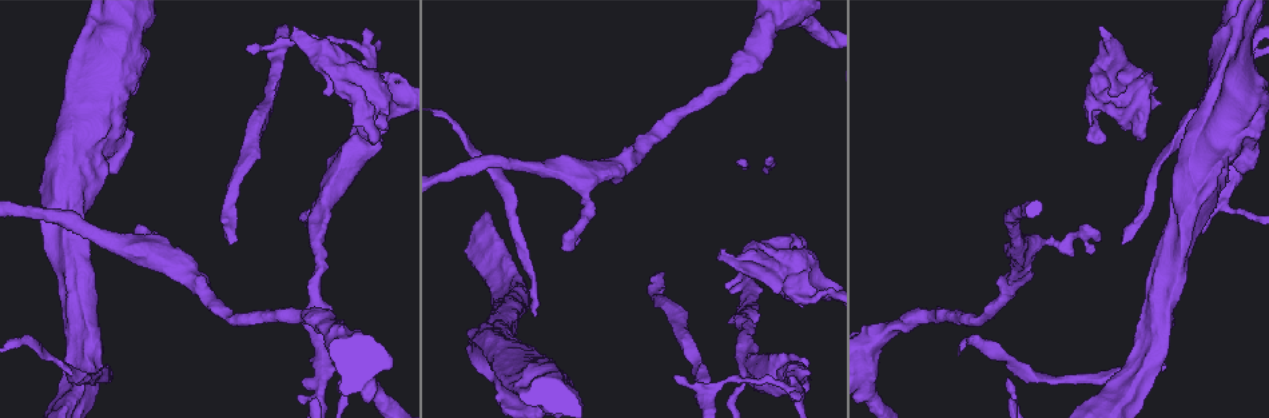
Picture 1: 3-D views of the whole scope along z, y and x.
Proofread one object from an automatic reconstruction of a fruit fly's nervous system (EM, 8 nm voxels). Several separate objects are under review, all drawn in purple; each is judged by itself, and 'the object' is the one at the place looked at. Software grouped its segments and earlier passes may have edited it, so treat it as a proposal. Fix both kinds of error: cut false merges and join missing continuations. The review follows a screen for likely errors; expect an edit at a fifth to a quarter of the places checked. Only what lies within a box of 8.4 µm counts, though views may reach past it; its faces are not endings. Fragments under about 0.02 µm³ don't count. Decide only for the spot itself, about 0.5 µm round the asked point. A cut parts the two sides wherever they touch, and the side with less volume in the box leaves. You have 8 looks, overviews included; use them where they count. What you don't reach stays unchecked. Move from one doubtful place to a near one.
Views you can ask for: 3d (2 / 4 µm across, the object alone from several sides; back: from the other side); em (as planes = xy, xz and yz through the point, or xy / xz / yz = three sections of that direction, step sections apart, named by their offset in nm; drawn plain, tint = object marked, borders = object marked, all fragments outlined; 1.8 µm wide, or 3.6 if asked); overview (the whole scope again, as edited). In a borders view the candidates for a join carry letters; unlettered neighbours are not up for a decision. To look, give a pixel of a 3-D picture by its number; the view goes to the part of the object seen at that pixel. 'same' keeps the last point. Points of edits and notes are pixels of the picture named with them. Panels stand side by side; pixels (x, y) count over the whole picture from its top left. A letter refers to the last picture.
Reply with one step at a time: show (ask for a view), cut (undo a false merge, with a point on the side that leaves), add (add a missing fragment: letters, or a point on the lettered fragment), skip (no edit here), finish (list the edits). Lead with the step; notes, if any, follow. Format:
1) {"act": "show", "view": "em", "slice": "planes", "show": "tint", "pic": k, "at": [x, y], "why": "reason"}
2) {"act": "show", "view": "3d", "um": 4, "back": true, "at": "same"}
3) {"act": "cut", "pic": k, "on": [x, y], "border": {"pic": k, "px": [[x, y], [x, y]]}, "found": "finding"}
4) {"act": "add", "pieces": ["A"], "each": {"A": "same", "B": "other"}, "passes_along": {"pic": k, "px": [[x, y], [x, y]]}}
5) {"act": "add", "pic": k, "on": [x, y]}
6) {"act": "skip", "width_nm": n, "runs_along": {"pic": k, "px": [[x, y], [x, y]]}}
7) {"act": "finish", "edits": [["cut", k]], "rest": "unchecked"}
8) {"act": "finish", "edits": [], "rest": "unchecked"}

{"act": "show", "view": "em", "slice": "yz", "step": 16, "show": "borders", "pic": 1, "at": [1099, 29], "why": "branch stops here"}

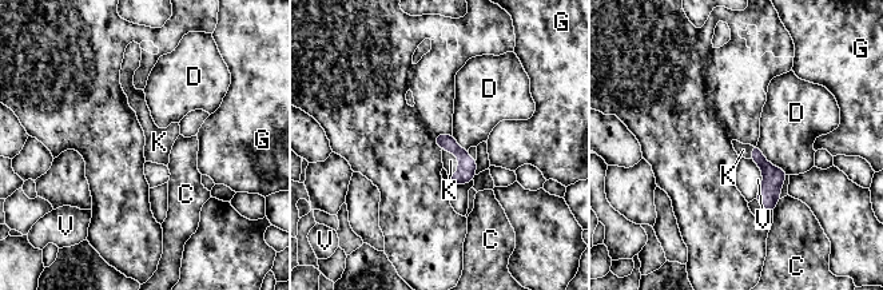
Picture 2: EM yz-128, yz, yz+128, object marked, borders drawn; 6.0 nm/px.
{"act": "show", "view": "em", "slice": "planes", "show": "borders", "at": "same", "why": "cut it another way"}

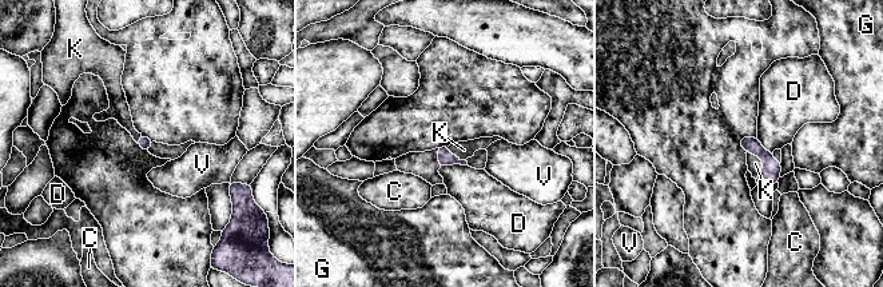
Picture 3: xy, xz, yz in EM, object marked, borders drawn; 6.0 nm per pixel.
{"act": "add", "pieces": ["K"], "each": {"C": "other", "D": "other", "G": "other", "K": "same", "V": "other"}, "passes_along": {"pic": 3, "px": [[771, 170], [763, 162], [755, 163]]}, "found": "it goes on there"}

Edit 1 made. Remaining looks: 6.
{"act": "show", "view": "3d", "um": 4, "pic": 1, "at": [705, 395], "why": "thick turns thin"}

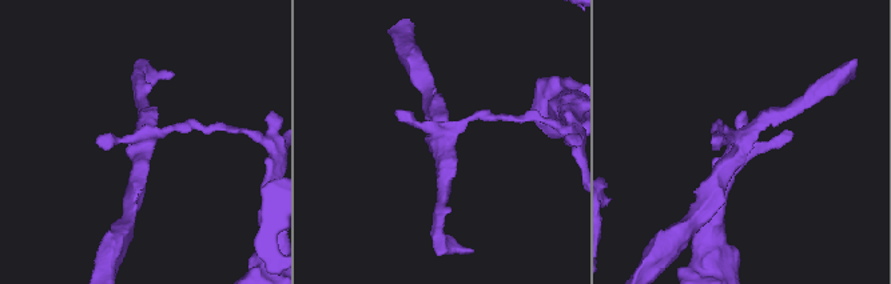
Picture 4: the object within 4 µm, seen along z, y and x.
{"act": "show", "view": "em", "slice": "yz", "step": 4, "show": "tint", "pic": 4, "at": [738, 135]}

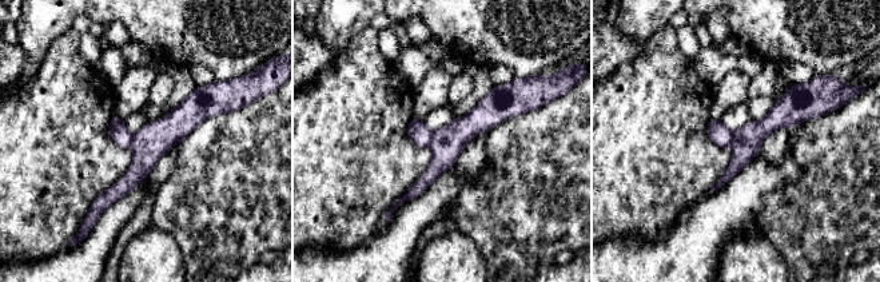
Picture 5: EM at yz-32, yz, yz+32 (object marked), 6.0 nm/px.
{"act": "show", "view": "em", "slice": "planes", "show": "borders", "at": "same"}

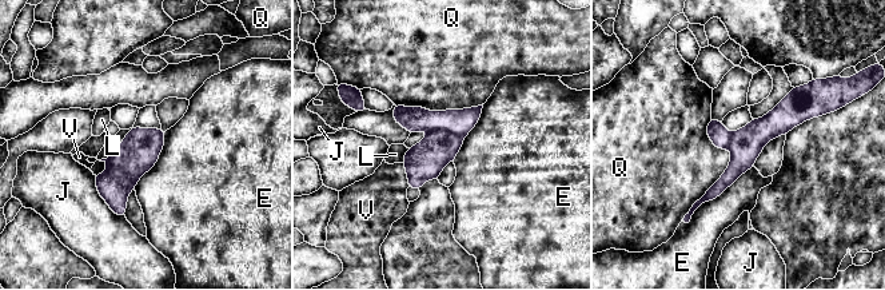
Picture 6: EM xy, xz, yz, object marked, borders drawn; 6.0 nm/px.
{"act": "cut", "pic": 6, "on": [425, 161], "width_nm": 200, "each": {"E": "other", "J": "other", "L": "other", "Q": "other", "V": "other"}, "border": {"pic": 6, "px": [[430, 130], [449, 130], [462, 138]]}, "found": "a second neuron is stuck on"}

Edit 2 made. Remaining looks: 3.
{"act": "finish", "edits": [["add", 3], ["cut", 6]], "rest": "unchecked"}

